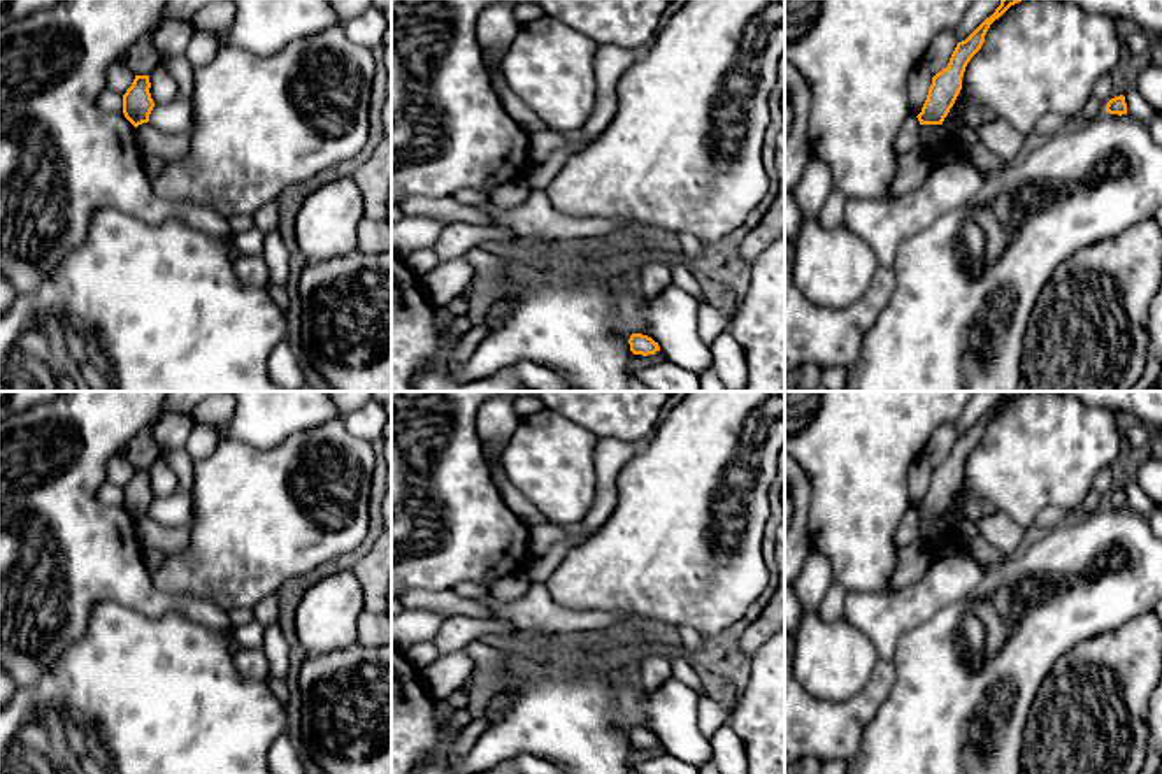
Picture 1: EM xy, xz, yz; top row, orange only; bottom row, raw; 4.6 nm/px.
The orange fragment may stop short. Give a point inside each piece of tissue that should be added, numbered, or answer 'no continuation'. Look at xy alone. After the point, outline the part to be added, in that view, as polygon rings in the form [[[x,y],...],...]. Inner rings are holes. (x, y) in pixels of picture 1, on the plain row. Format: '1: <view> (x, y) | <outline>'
no continuation

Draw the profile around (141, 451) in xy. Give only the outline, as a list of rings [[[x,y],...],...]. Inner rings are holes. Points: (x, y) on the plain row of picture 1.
[[[153,426],[135,435],[119,455],[135,469],[149,469],[160,455],[160,446],[153,439]]]

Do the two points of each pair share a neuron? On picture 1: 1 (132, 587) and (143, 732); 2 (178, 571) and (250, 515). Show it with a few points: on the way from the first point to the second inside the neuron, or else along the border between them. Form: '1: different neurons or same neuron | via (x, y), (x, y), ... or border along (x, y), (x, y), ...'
1: different neurons | border along (92, 608), (116, 601), (148, 616), (174, 613)
2: same neuron | via (195, 569), (232, 532)

